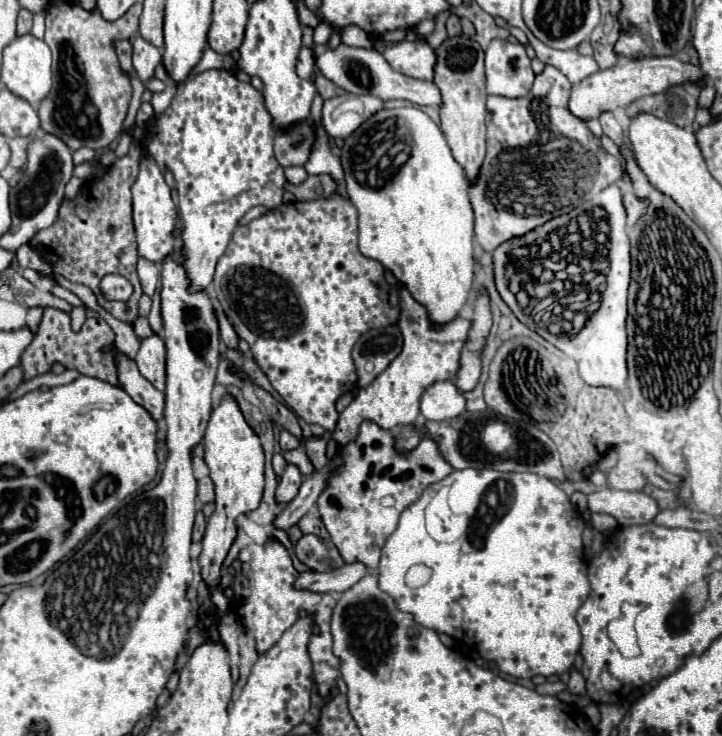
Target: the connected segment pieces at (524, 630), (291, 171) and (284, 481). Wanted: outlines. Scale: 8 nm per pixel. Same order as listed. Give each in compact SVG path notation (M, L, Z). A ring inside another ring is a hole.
M463 469L463 471L455 471L453 483L451 483L451 511L453 513L463 513L469 517L469 531L465 537L461 537L455 543L437 543L435 539L429 537L429 533L425 531L425 519L423 519L423 511L417 511L419 507L423 507L419 503L419 499L409 505L399 519L399 525L395 529L393 535L387 537L387 543L383 547L381 553L381 565L379 565L379 587L391 595L395 599L395 603L399 605L401 611L413 613L415 621L421 623L423 627L435 629L437 633L447 633L459 641L465 641L469 647L477 649L481 657L495 661L497 667L503 673L509 673L513 677L519 679L531 679L535 675L561 675L565 671L571 669L575 655L579 653L579 645L581 645L581 633L575 621L575 613L577 609L583 605L583 601L589 597L589 579L587 579L587 563L583 559L583 543L581 543L581 533L585 529L585 519L581 517L581 513L573 507L573 503L569 501L569 497L547 477L539 477L535 473L501 473L501 471L493 471L493 469ZM411 565L427 565L429 569L433 569L433 575L429 579L429 583L425 583L423 587L411 589L405 585L405 573Z
M287 167L285 169L285 177L289 183L293 185L301 185L307 179L307 171L303 167Z
M287 465L285 473L281 475L281 481L279 481L279 487L277 487L277 493L275 493L275 501L277 503L293 501L293 497L299 491L299 485L301 485L299 469L295 465Z

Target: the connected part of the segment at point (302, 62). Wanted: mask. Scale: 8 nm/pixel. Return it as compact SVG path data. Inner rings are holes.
M301 47L299 59L297 59L297 75L301 79L309 79L311 71L313 71L313 55L311 55L311 49Z

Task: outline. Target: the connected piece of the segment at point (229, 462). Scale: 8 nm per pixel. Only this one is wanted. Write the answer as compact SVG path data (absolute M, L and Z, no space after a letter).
M231 397L213 409L209 427L203 437L204 461L211 471L215 483L215 511L207 519L207 531L203 537L203 551L199 555L201 579L209 589L215 589L221 583L223 561L237 539L237 517L241 513L251 513L259 507L263 495L263 448L259 437L245 423L237 403Z

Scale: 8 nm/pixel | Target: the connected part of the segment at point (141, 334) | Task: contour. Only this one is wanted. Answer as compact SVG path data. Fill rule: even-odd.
M139 317L135 323L133 323L133 329L135 329L135 335L139 339L145 339L145 337L151 337L153 335L153 329L149 327L149 321L145 317Z

